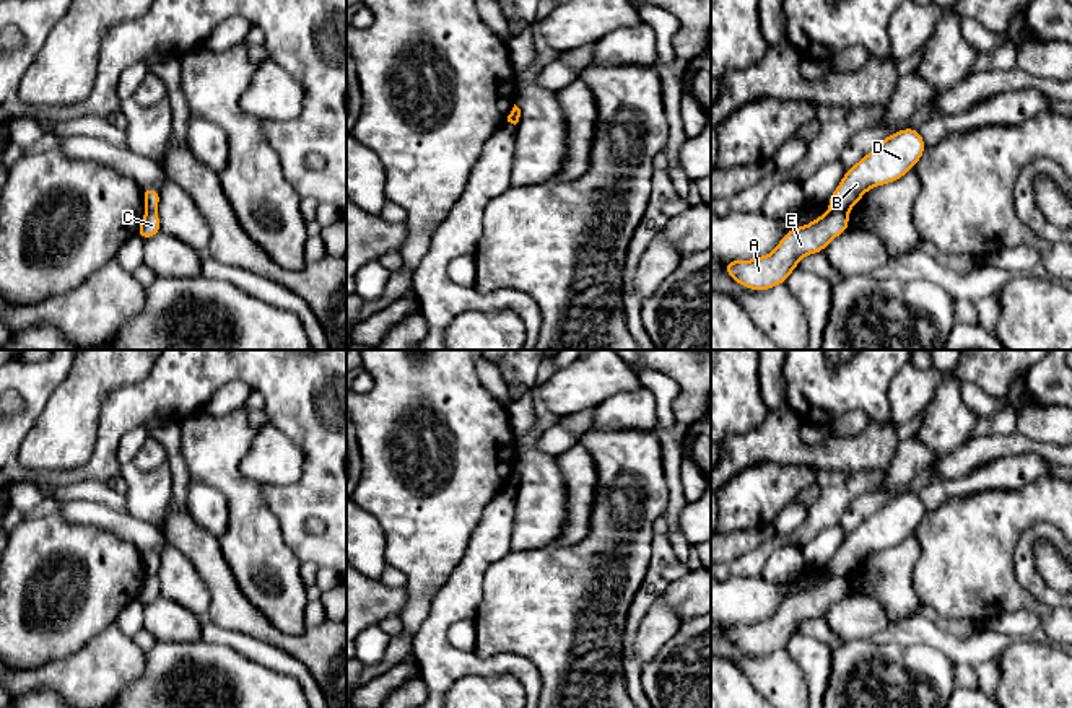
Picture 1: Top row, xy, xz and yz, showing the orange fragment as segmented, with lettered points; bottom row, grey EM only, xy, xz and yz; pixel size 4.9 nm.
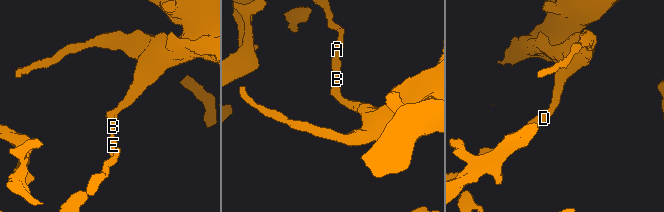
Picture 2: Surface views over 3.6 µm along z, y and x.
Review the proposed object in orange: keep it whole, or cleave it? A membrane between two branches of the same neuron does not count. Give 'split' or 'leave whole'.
split

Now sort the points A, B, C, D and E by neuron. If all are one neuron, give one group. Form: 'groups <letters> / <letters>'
groups A C E / B D

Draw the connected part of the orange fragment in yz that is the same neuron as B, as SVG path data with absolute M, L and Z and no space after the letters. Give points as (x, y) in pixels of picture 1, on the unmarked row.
M903 493L888 500L857 529L846 534L826 568L833 576L848 578L869 553L895 547L909 537L924 516L924 505L917 493Z

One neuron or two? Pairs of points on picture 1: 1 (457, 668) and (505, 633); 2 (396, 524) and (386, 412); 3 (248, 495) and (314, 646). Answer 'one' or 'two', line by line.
1: two
2: one
3: two

